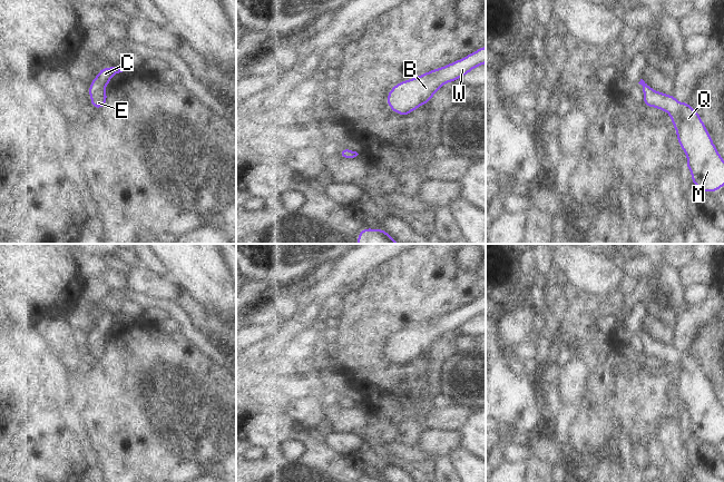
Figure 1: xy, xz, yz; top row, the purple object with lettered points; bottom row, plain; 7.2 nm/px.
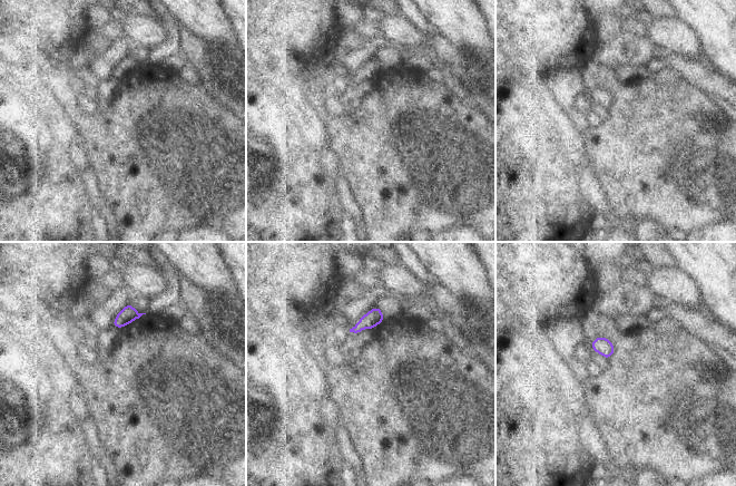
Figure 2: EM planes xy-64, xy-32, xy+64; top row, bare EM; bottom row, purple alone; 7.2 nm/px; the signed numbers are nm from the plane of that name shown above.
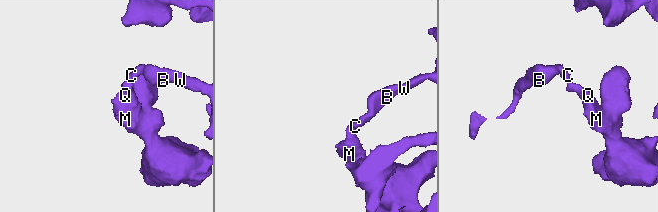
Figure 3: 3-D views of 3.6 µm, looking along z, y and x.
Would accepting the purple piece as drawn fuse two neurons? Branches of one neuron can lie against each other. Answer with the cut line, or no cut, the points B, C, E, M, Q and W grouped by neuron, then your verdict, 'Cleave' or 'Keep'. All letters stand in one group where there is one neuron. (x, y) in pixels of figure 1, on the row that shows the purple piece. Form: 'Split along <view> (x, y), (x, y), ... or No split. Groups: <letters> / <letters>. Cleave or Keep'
No split. Groups: B C E M Q W. Keep

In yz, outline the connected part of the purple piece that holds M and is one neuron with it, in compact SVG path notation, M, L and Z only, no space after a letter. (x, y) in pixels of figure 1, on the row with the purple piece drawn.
M643 79L638 83L643 86L643 105L666 111L672 118L677 141L687 157L686 168L692 174L692 183L708 194L721 189L724 186L724 159L716 149L701 115L692 109L689 102L679 102L673 95L655 91Z

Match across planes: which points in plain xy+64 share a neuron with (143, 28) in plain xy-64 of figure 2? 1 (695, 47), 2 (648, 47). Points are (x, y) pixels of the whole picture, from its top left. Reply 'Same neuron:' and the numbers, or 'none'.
Same neuron: 1

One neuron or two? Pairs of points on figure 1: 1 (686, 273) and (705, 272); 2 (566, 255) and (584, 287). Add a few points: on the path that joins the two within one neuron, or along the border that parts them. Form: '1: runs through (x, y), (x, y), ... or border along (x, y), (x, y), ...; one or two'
1: runs through (691, 273), (701, 272); one
2: runs through (574, 263), (584, 273), (584, 279); one

